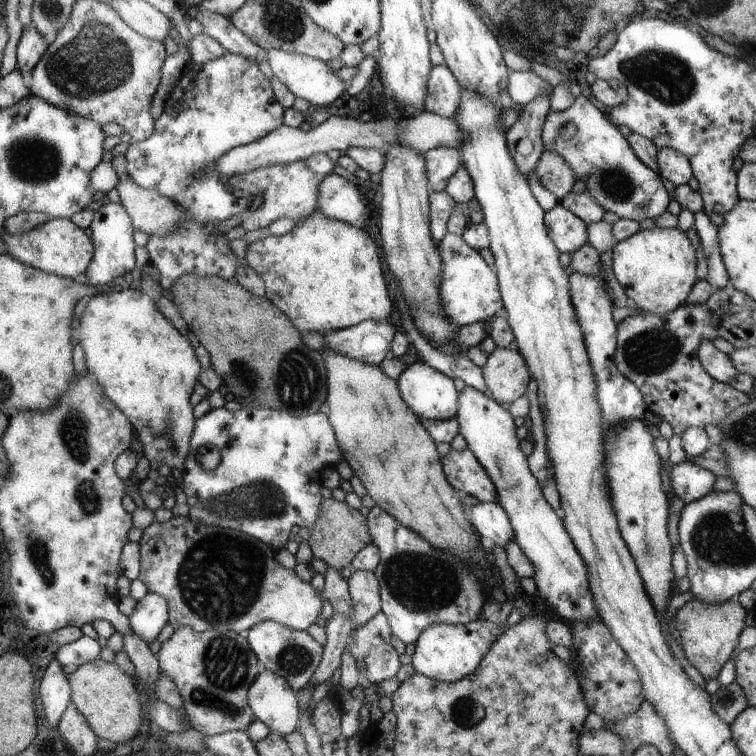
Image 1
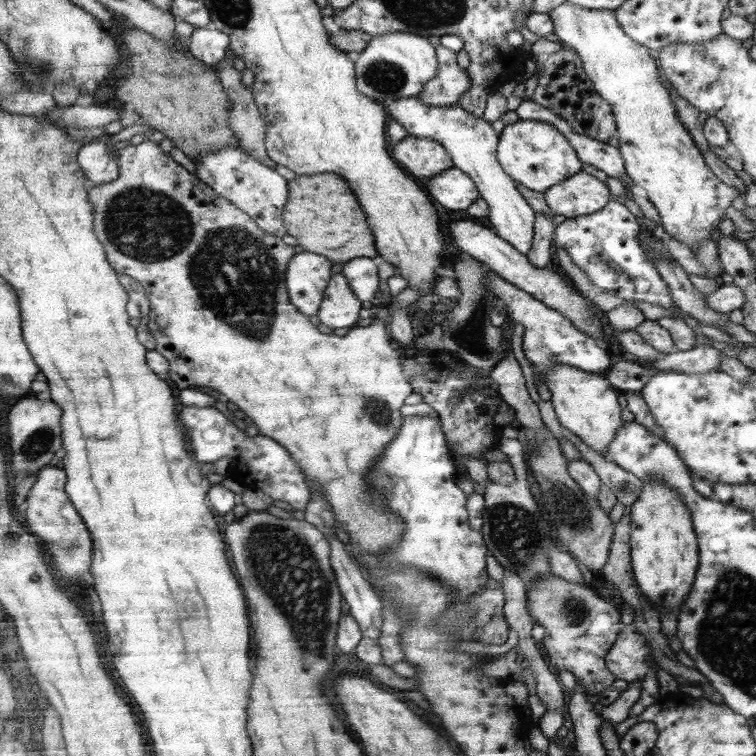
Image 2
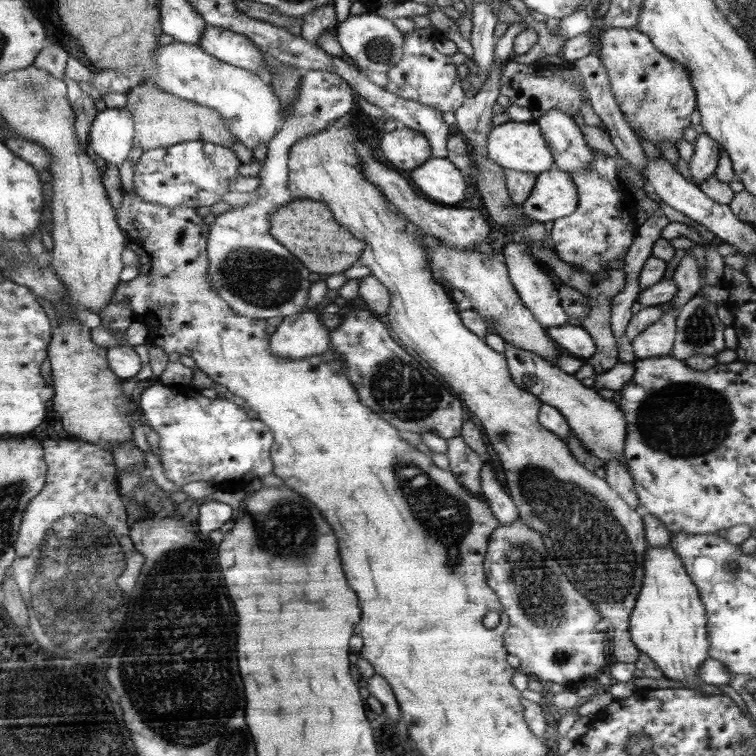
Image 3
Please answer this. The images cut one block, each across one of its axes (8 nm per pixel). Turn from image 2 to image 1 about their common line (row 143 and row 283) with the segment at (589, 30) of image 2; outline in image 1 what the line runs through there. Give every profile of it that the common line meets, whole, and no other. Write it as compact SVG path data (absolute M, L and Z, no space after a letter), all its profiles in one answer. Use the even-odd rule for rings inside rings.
M654 226L650 230L640 230L628 239L614 244L611 251L614 275L624 289L624 294L628 299L633 300L638 308L646 313L663 316L684 306L686 298L696 283L696 274L694 274L696 272L696 252L694 252L694 246L688 240L686 232L678 230L677 227L662 230L662 228Z

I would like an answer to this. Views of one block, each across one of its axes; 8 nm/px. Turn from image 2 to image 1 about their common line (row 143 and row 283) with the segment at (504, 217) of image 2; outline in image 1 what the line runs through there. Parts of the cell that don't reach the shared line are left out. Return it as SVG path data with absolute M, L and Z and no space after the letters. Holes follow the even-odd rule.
M447 233L438 242L442 258L442 283L439 284L443 312L451 317L456 325L464 327L484 321L502 312L503 300L498 292L499 280L492 268L482 260L480 251L471 248L462 236Z

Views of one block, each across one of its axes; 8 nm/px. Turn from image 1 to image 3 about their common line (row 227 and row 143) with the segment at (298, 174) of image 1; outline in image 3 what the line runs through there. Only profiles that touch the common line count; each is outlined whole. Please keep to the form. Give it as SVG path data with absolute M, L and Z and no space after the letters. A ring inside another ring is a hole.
M178 41L158 45L156 53L152 53L152 60L156 67L150 74L140 65L128 69L126 76L131 85L146 82L146 85L154 86L158 90L214 108L221 114L222 120L226 122L231 132L238 136L237 140L242 140L242 143L252 151L276 137L283 120L282 103L278 101L270 83L261 79L259 75L246 68L221 61L215 55L208 54L202 46L192 46ZM144 76L148 76L148 81ZM244 118L246 118L246 138L240 134L244 132Z

